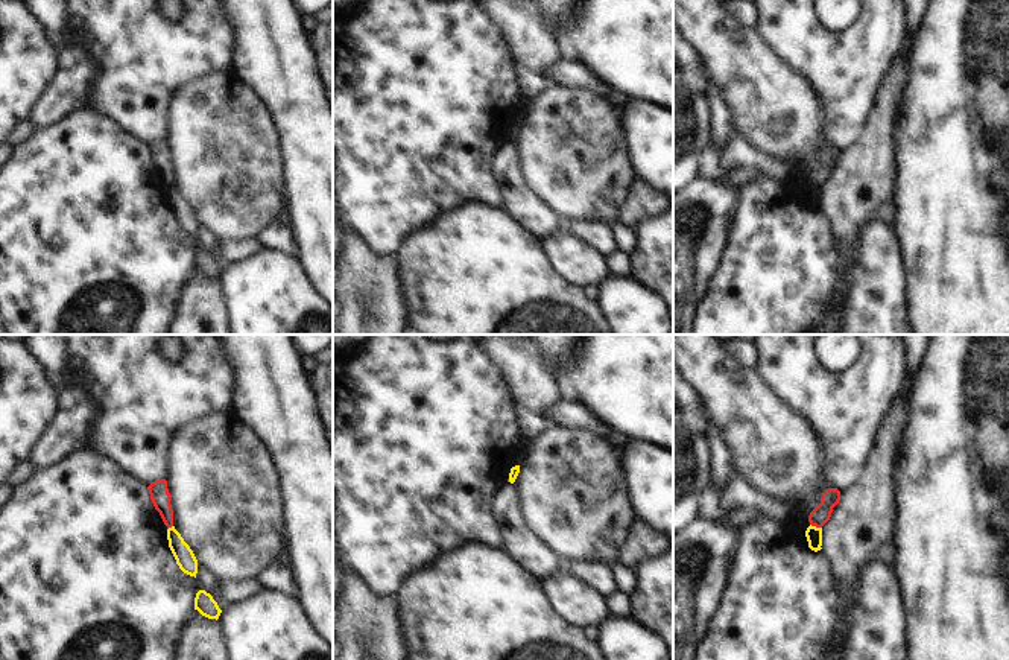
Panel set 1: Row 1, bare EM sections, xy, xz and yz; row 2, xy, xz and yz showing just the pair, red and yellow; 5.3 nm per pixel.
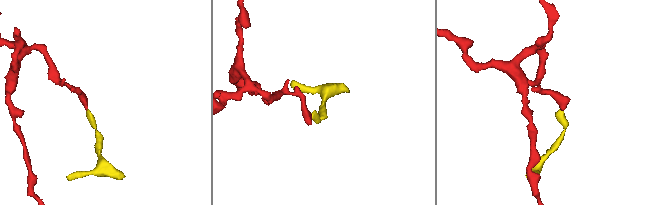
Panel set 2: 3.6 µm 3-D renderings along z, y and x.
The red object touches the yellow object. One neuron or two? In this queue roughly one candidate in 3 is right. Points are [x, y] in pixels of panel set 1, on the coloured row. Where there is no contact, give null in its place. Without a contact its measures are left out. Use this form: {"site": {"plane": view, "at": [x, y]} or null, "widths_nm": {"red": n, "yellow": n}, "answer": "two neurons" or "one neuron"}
{"site": {"plane": "yz", "at": [816, 526]}, "widths_nm": {"red": 100, "yellow": 90}, "answer": "two neurons"}

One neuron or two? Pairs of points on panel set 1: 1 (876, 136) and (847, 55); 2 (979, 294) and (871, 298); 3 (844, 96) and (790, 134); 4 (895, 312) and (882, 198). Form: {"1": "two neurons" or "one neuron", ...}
{"1": "two neurons", "2": "two neurons", "3": "two neurons", "4": "two neurons"}

